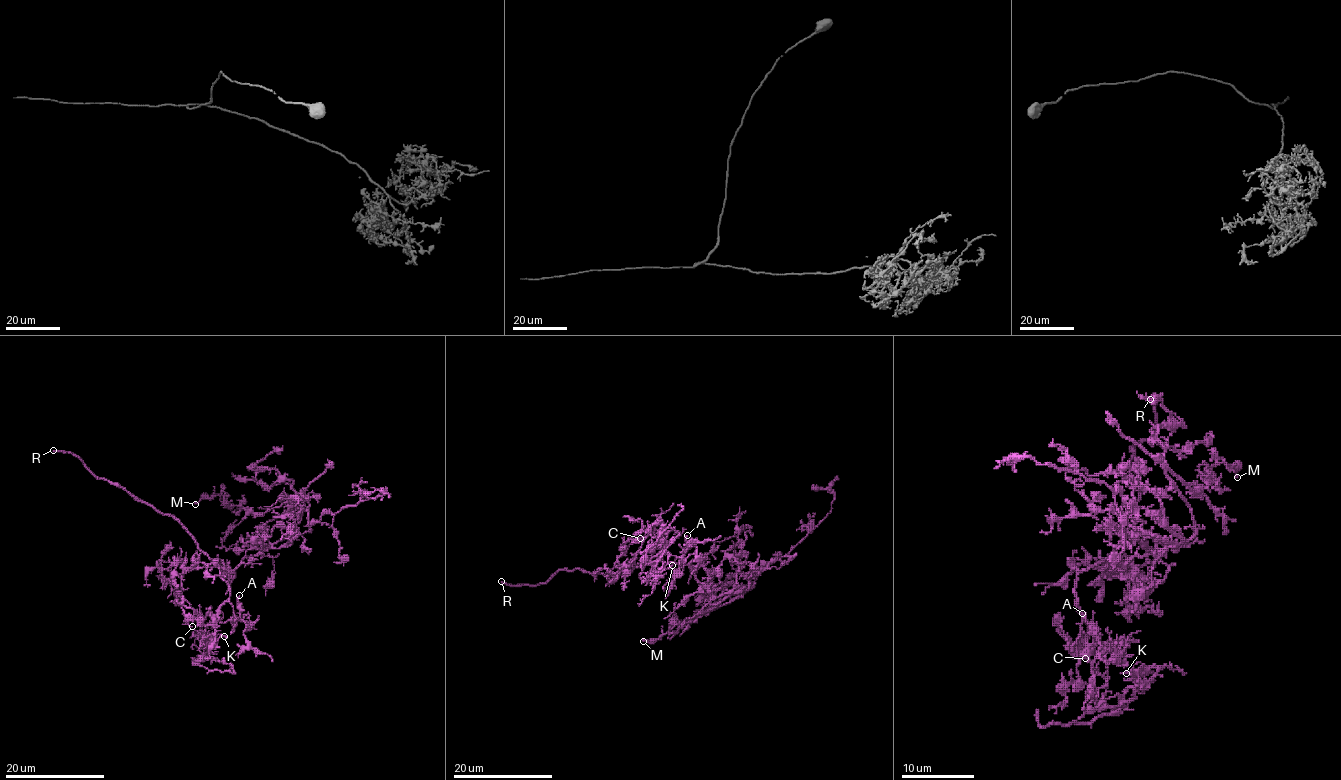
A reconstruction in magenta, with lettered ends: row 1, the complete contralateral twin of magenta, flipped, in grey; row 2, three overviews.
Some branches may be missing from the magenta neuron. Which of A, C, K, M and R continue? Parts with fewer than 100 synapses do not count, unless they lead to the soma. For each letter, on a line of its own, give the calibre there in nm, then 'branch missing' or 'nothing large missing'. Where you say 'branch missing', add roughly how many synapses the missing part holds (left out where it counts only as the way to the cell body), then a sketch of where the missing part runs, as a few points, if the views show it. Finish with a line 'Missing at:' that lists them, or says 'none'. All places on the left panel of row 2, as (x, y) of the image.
A: 160 nm thick; nothing large missing
C: 110 nm thick; nothing large missing
K: 110 nm thick; nothing large missing
M: 180 nm thick; nothing large missing
R: 280 nm thick; branch missing
Missing at: R

